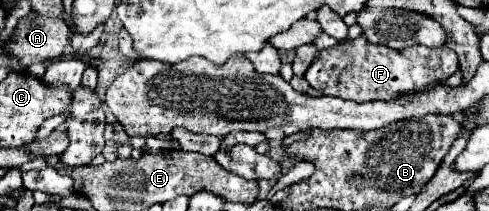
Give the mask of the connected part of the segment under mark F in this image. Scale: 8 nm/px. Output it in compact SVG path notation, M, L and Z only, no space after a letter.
M358 36L356 40L342 40L334 48L322 50L320 58L308 68L306 80L324 96L338 96L354 102L390 102L398 94L430 90L426 86L446 82L456 70L458 56L450 48L414 46L406 50L390 50L386 46L370 44L366 38Z

